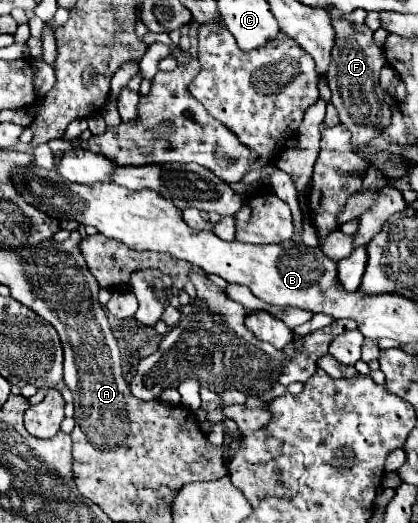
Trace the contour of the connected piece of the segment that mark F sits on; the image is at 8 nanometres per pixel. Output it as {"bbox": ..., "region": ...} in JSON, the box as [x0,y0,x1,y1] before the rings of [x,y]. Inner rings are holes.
{"bbox":[329,18,391,146],"region":[[[343,18],[333,20],[337,32],[333,48],[333,64],[329,68],[329,88],[333,92],[331,102],[337,108],[341,124],[351,132],[353,146],[368,144],[373,135],[391,124],[391,106],[385,102],[385,94],[379,86],[379,70],[387,62],[383,50],[373,42],[373,32],[365,24],[351,24]]]}

